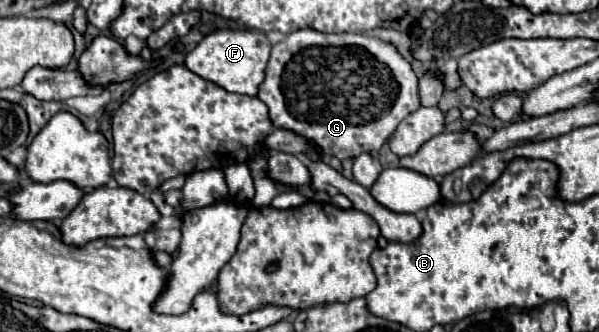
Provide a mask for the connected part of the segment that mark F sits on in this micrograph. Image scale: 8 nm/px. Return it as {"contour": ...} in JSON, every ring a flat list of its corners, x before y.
{"contour":[[222,29,206,35,184,59,186,67,206,81,220,85,230,93,244,93,254,97,264,79,264,69,270,57,270,41,262,31]]}

